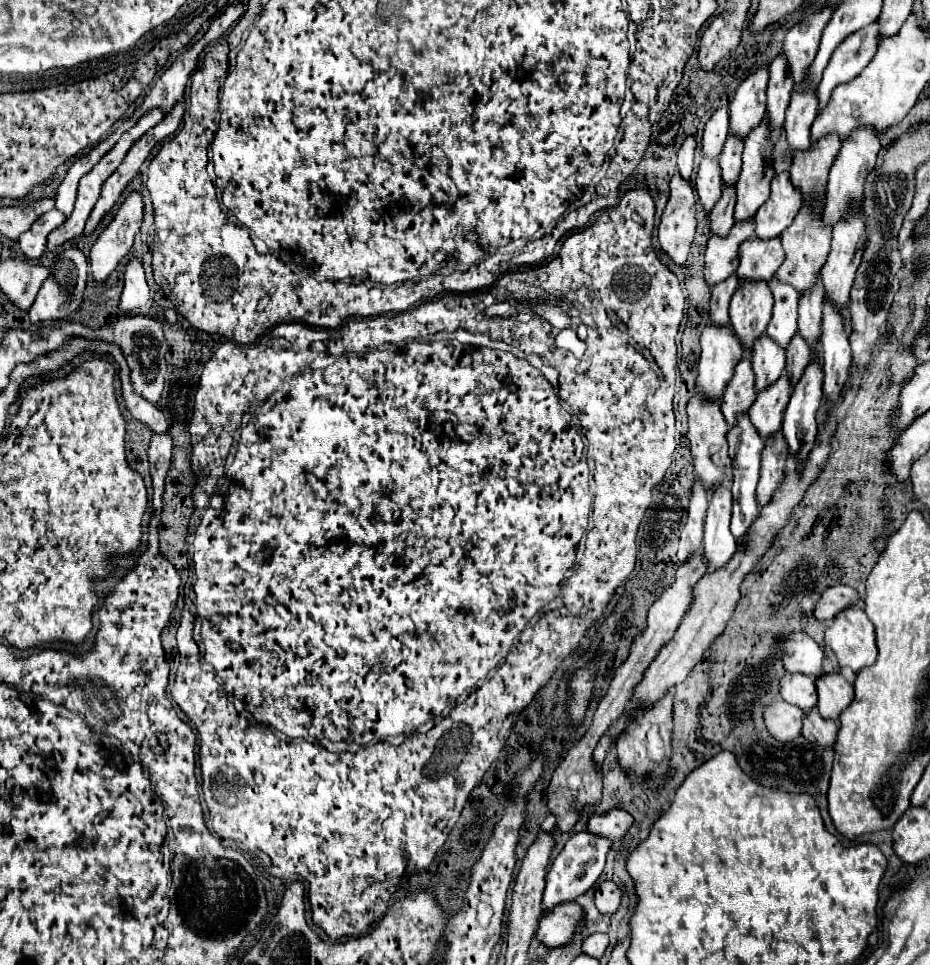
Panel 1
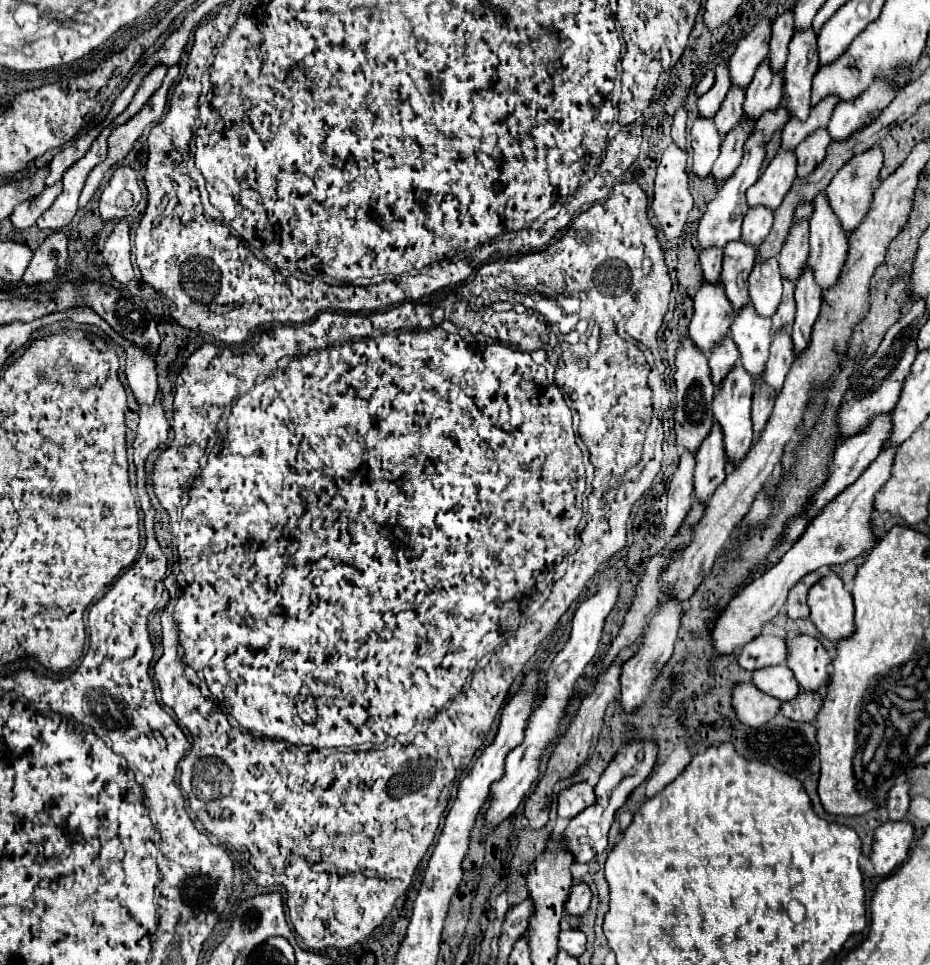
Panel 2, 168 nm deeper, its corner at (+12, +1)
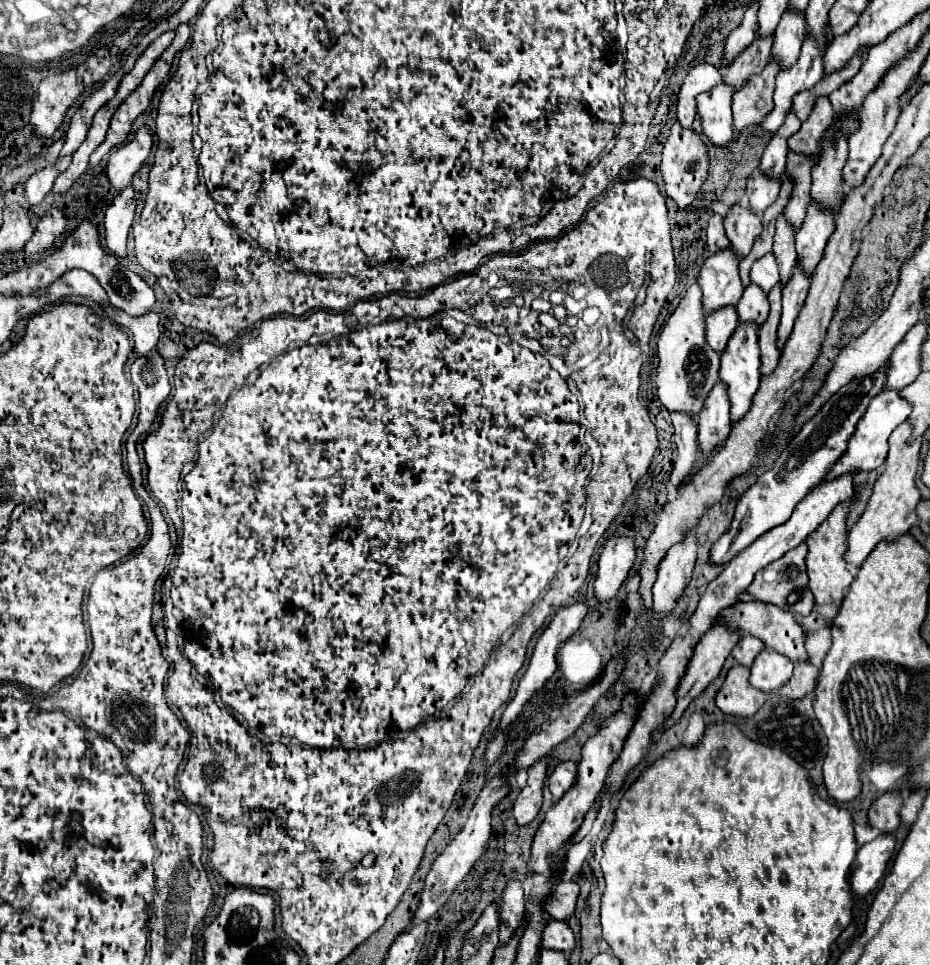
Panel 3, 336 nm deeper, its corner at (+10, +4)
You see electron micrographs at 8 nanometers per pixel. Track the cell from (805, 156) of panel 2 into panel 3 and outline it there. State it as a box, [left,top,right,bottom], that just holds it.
[788,97,834,155]

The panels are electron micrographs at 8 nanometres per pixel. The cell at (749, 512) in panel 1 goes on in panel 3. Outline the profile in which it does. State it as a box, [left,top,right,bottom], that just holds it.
[720,321,760,421]

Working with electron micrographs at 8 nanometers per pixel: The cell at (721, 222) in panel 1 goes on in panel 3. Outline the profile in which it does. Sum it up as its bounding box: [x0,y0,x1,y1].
[732,57,780,139]

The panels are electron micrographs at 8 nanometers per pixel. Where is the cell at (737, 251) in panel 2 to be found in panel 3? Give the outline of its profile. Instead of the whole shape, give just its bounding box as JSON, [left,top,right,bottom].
[724,203,762,257]

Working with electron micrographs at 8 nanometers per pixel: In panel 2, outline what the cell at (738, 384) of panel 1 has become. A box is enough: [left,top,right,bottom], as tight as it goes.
[708,336,738,388]

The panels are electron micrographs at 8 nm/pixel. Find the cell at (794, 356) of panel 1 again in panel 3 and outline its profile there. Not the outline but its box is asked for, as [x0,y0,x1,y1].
[772,215,796,285]

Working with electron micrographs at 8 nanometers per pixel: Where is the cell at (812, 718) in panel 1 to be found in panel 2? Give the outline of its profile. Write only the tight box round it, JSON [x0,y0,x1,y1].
[780,692,822,724]

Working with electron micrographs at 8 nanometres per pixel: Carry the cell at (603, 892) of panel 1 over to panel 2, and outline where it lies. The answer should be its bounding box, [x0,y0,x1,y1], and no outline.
[566,882,592,916]

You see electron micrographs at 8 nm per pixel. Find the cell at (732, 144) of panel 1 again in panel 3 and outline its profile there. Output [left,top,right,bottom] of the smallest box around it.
[724,37,774,89]

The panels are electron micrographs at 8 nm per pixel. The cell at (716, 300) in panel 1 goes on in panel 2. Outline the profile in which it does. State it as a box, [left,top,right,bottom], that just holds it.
[700,248,722,284]

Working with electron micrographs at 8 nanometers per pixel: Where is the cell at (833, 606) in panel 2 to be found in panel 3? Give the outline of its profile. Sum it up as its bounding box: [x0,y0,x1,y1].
[806,503,852,605]

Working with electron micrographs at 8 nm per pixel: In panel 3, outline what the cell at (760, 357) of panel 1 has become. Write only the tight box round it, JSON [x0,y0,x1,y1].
[736,283,768,325]

